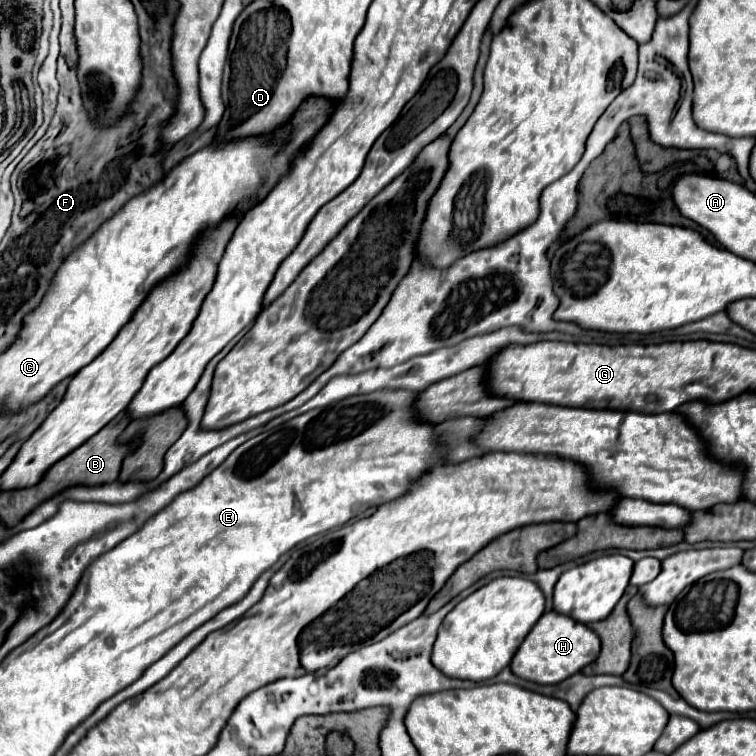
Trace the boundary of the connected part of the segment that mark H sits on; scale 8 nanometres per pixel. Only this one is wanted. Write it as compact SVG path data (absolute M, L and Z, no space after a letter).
M555 611L545 613L529 631L521 647L517 649L513 661L511 661L511 671L527 681L541 683L541 685L555 685L575 673L579 673L585 665L593 663L599 655L599 637L585 627L583 623L575 623L575 619L567 615L559 615Z

